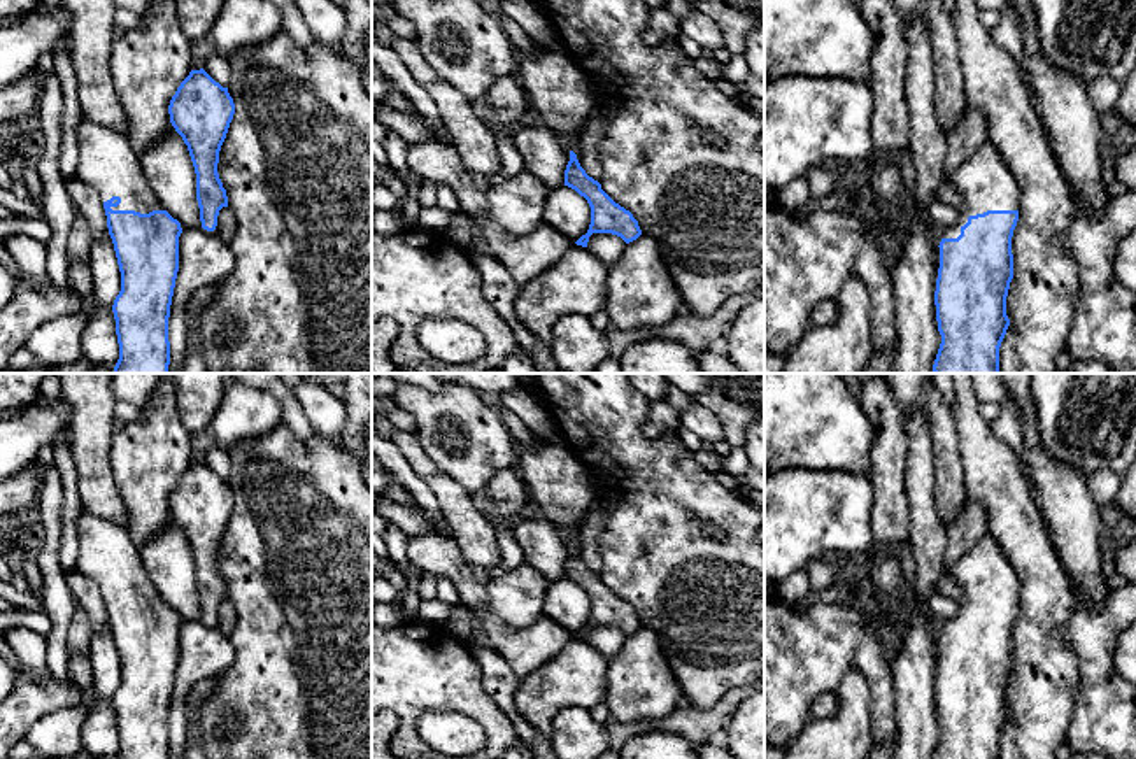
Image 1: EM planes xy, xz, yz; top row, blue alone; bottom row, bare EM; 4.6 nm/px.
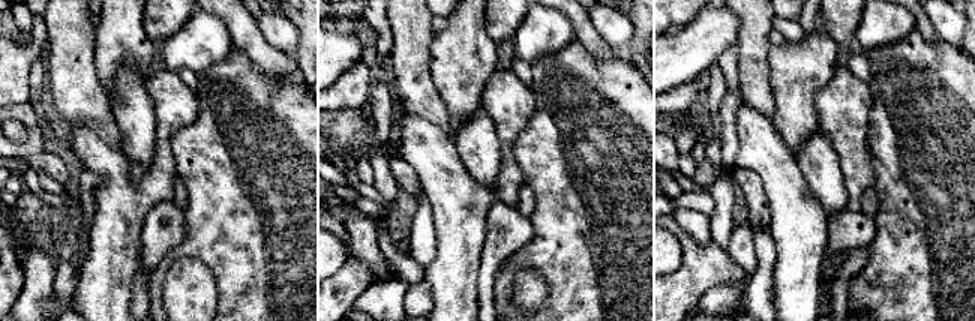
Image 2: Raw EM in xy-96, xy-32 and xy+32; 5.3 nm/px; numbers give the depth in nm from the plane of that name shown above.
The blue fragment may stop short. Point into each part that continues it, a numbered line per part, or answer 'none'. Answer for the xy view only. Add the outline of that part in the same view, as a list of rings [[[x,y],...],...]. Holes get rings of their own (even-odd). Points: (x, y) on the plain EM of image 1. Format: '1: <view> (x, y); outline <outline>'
1: xy (106, 556); outline [[[82,510],[77,519],[77,543],[74,570],[93,580],[102,594],[119,589],[121,596],[110,599],[112,603],[165,603],[123,526]]]

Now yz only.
1: yz (984, 574); outline [[[985,533],[948,571],[962,591],[959,614],[940,622],[957,631],[969,608],[987,603],[1019,603],[1019,578],[1001,547]]]

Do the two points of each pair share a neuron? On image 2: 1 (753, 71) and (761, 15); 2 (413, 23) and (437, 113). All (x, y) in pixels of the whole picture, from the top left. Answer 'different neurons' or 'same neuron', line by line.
1: same neuron
2: same neuron

